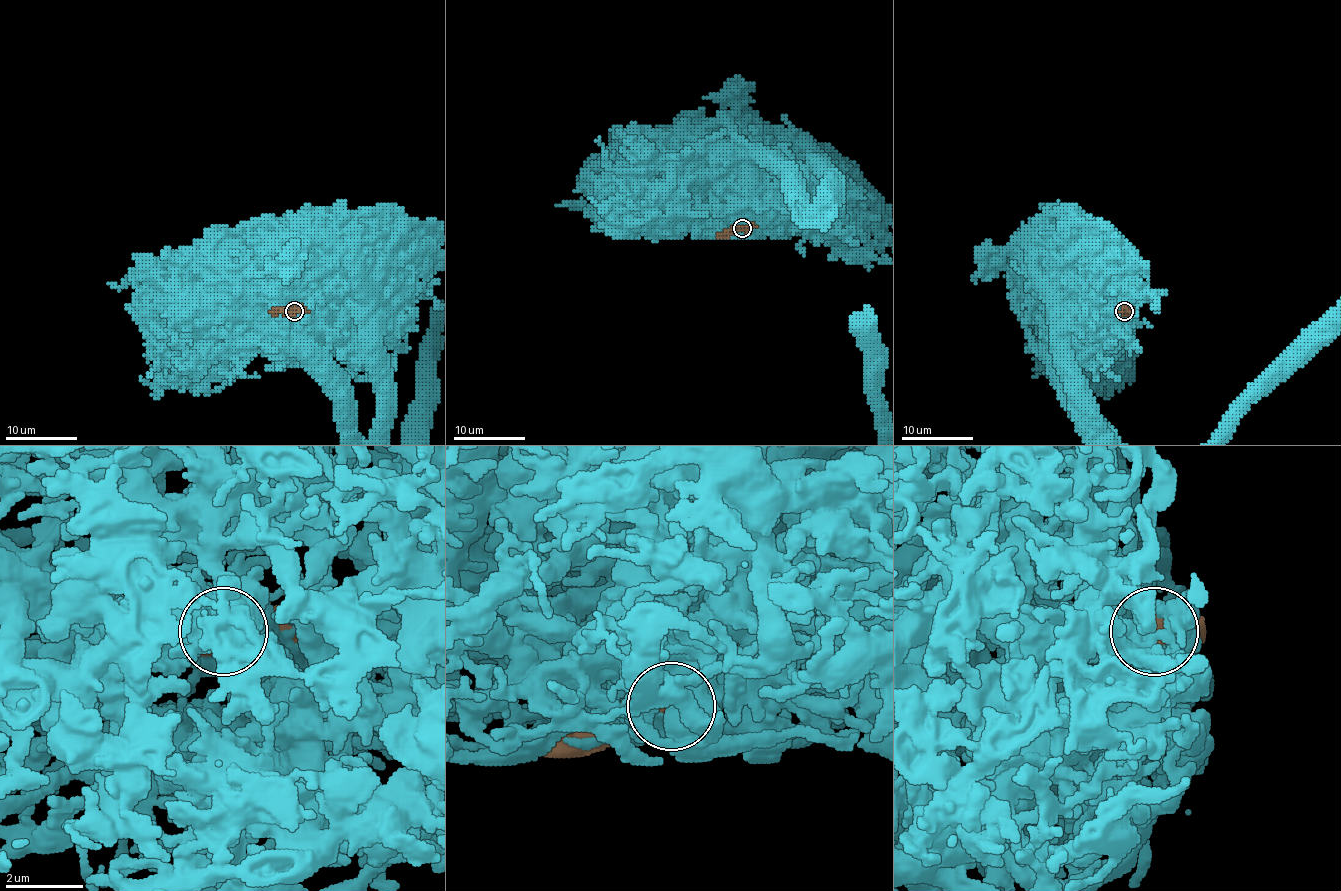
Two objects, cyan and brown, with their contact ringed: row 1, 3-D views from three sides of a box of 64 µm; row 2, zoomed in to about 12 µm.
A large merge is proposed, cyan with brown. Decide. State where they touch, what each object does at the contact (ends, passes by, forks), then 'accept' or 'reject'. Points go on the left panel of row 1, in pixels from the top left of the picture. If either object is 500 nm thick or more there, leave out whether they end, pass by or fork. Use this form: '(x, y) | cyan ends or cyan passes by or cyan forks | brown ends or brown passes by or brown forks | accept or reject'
(294, 311) | cyan forks | brown passes by | reject

